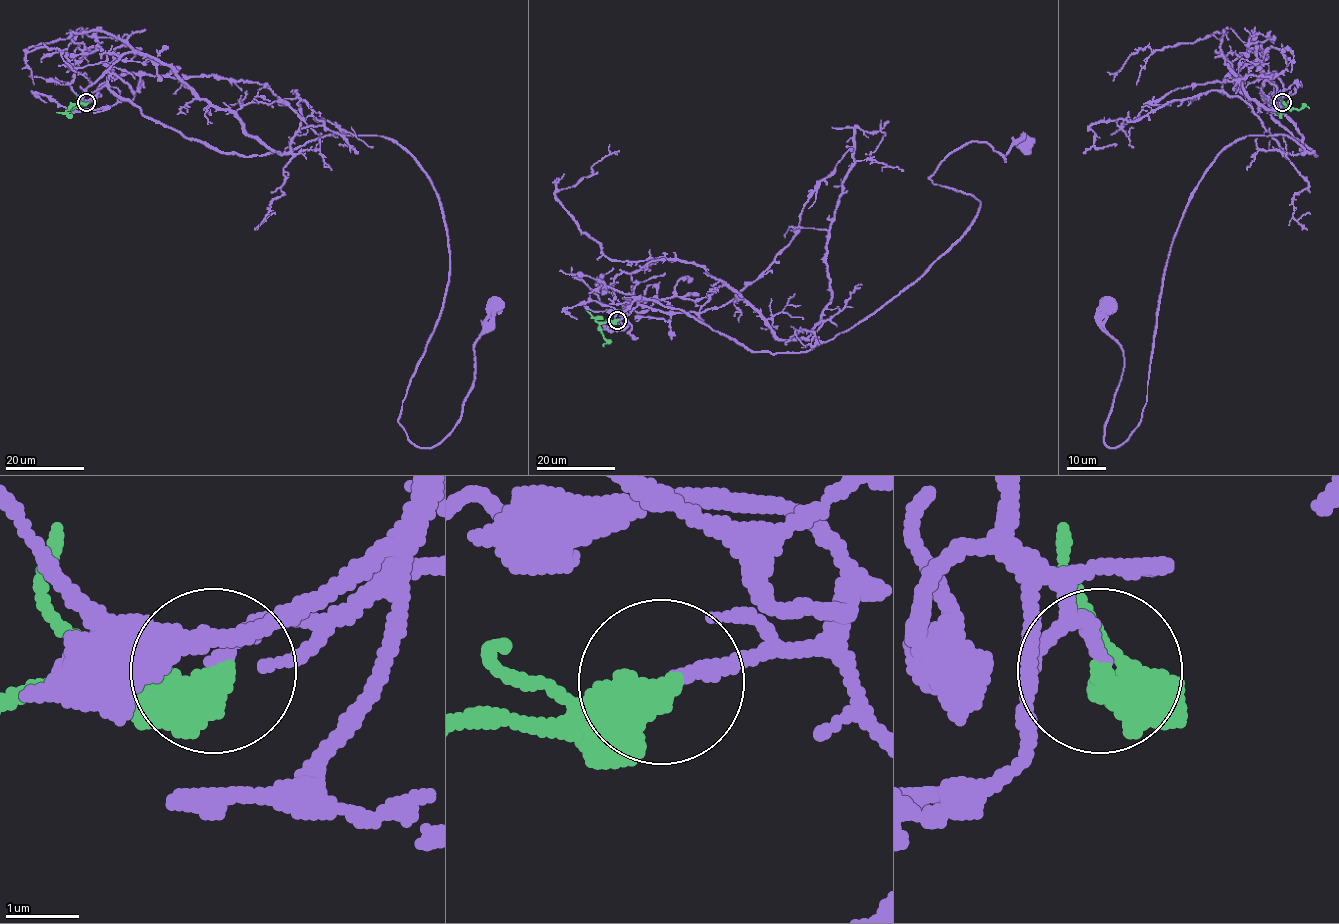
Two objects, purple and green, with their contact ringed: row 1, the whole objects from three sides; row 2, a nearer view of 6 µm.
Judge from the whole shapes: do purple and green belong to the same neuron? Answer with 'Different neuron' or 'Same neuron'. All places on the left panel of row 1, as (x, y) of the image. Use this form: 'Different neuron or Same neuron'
Same neuron

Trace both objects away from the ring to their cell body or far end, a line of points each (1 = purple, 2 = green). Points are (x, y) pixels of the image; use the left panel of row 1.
1: (87, 101), (107, 81), (223, 153), (414, 158), (449, 247), (416, 445), (492, 303)
2: (87, 102), (69, 106), (73, 109), (76, 106), (73, 108)

